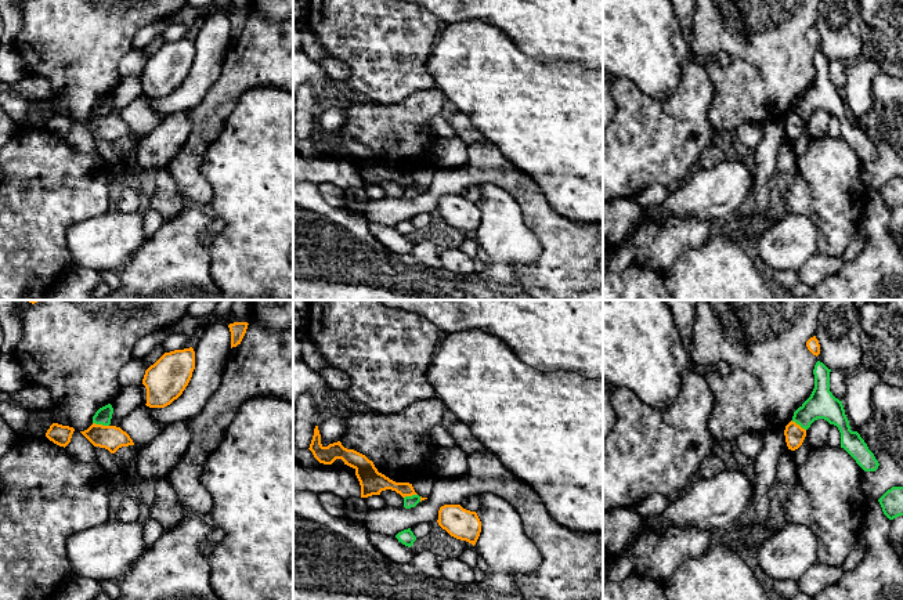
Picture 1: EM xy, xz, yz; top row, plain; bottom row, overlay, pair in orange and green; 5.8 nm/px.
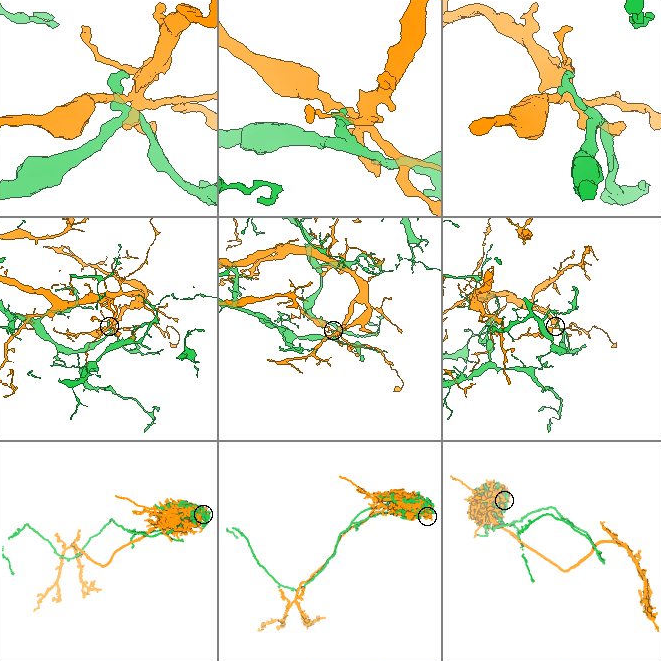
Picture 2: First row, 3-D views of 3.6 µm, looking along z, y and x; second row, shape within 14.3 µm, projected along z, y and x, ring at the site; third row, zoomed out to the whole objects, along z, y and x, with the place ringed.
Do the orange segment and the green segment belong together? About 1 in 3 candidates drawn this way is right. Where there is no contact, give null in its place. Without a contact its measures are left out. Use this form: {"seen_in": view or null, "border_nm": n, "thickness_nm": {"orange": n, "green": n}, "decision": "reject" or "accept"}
{"seen_in": "xy", "border_nm": 100, "thickness_nm": {"orange": 140, "green": 100}, "decision": "reject"}

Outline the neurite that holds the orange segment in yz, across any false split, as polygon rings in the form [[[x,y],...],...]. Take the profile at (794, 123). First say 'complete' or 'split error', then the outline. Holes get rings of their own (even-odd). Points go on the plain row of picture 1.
complete | [[[791,111],[785,116],[784,126],[785,126],[785,133],[787,133],[788,140],[795,141],[802,135],[806,127],[806,120]]]

